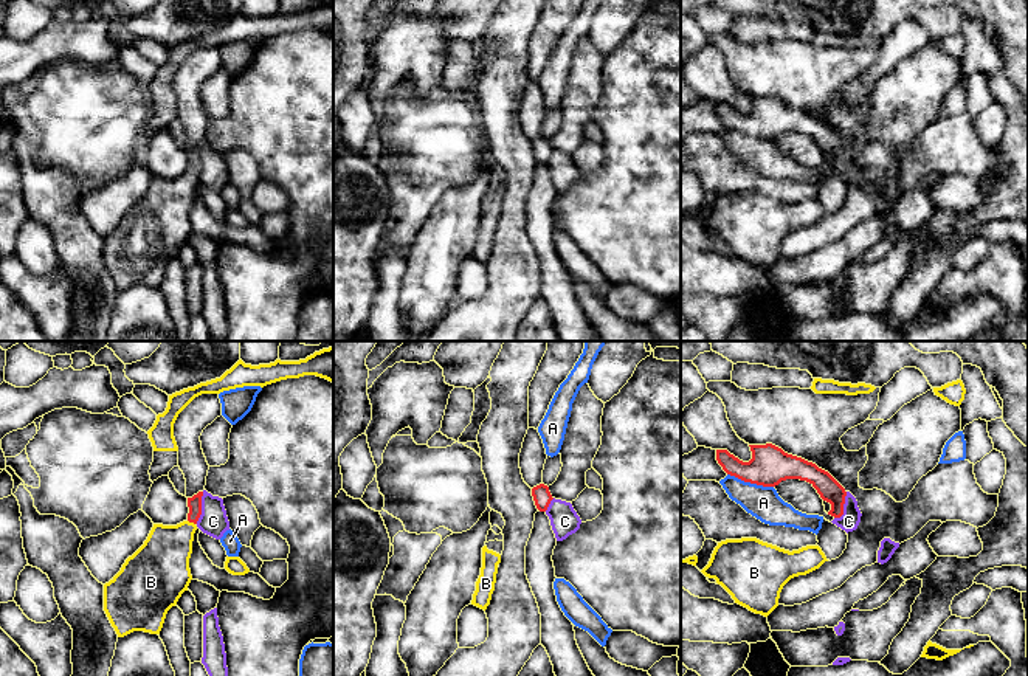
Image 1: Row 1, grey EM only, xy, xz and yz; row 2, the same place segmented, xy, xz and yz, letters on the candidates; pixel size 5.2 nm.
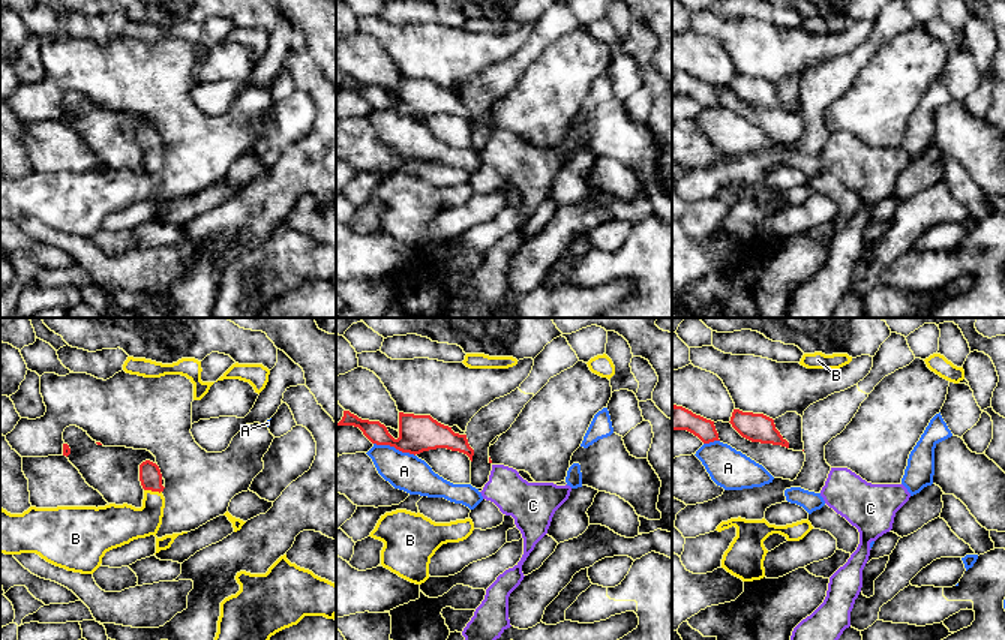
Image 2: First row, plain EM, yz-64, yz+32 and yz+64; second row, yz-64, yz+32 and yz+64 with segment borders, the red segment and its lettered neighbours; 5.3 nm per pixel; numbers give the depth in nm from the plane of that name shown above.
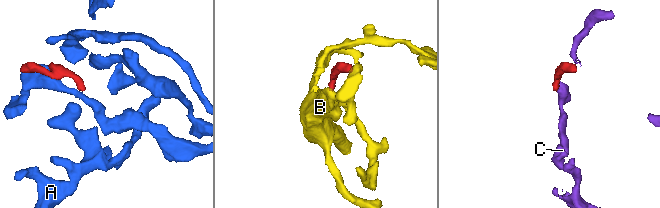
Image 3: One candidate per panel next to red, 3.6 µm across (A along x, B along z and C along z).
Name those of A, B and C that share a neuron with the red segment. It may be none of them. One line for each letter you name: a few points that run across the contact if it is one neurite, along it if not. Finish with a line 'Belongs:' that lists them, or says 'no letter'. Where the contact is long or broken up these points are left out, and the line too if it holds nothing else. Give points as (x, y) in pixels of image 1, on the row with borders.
B: line xy (194, 503), (191, 521), (166, 551), (163, 560)
Belongs: B

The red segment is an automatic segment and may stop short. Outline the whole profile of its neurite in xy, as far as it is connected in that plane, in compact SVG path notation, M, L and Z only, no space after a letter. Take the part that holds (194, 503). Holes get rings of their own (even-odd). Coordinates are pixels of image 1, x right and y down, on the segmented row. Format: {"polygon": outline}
{"polygon": "M198 491L188 498L186 521L177 526L154 524L144 544L104 585L104 611L118 637L133 631L160 634L167 611L188 591L202 496L203 491Z"}

